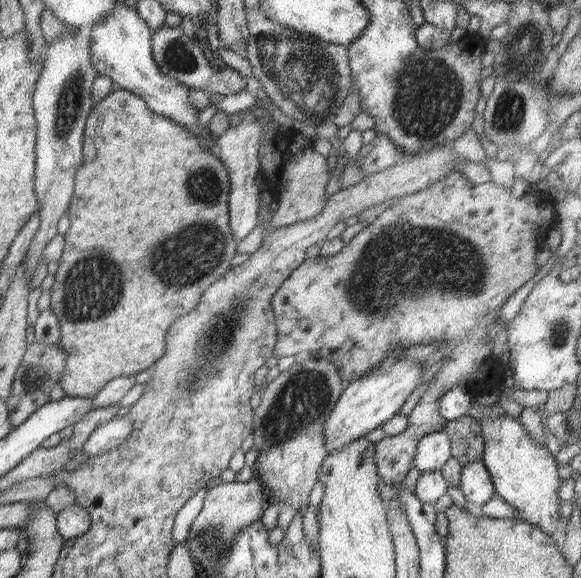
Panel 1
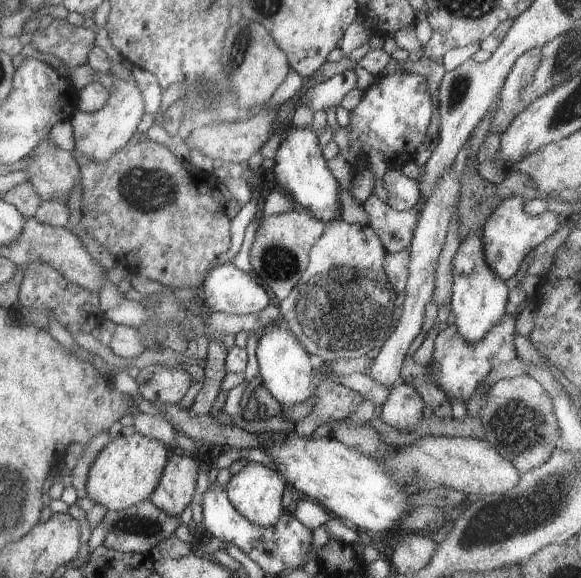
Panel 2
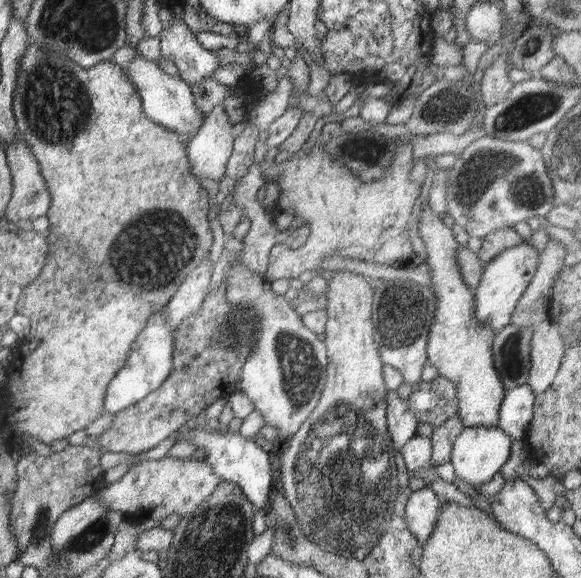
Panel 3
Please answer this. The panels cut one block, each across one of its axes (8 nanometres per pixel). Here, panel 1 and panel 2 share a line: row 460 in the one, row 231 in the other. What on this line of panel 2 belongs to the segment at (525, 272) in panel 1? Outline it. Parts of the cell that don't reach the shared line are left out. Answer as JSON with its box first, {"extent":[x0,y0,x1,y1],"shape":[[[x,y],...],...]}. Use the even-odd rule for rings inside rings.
{"extent":[361,193,418,253],"shape":[[[373,193],[361,205],[370,217],[369,225],[377,232],[388,253],[397,253],[408,248],[418,222],[416,207],[397,211]]]}

